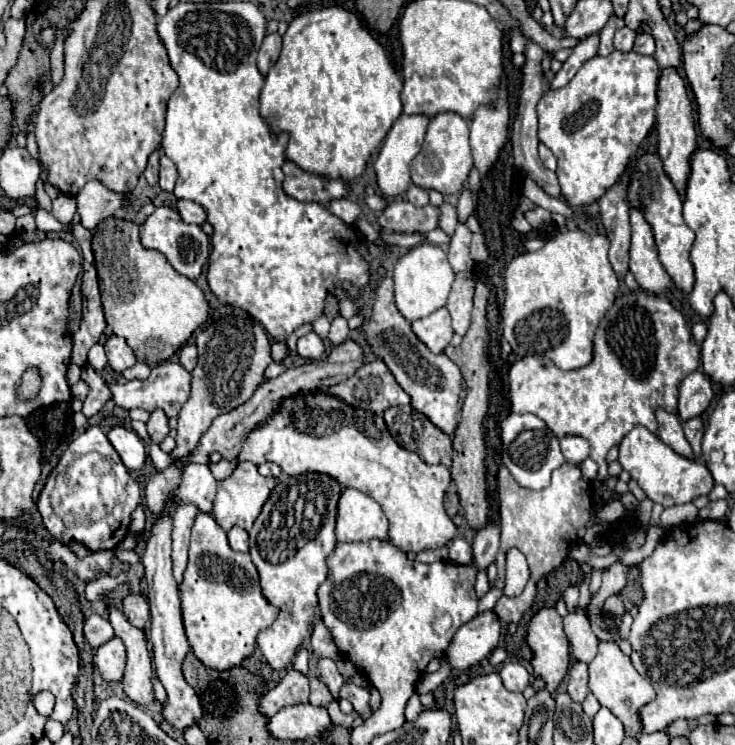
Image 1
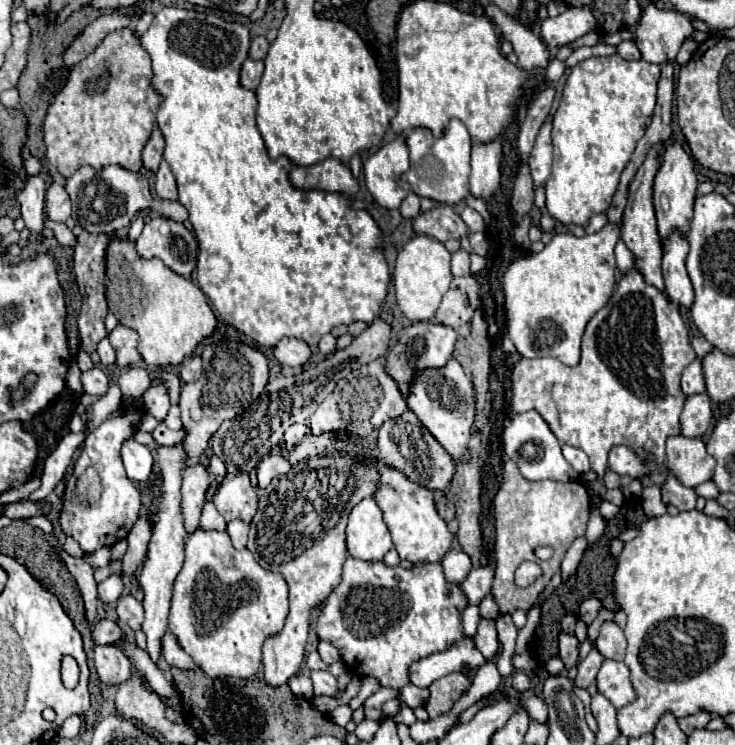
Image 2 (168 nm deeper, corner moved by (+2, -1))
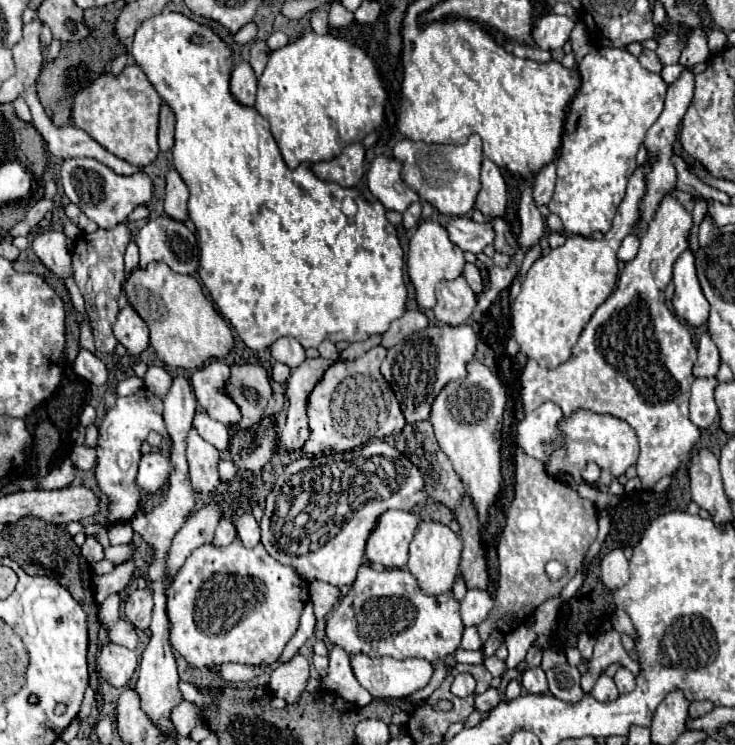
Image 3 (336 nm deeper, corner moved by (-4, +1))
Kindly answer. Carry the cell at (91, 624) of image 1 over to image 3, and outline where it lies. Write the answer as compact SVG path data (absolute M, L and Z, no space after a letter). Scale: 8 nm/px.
M118 619L114 623L114 627L110 629L110 641L118 643L118 645L124 645L128 649L136 649L138 635L136 635L134 625L130 621L126 621L126 619Z

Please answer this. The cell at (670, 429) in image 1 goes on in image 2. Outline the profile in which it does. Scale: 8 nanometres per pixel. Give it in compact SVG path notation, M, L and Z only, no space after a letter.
M684 435L670 437L666 441L666 463L674 477L684 487L698 487L714 475L716 461L708 455L702 439L688 439Z

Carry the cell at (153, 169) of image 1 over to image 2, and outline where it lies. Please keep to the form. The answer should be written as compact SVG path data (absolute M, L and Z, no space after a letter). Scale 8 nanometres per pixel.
M156 127L144 147L144 153L142 153L144 167L150 171L158 171L158 165L162 161L162 153L164 153L164 135L162 135L160 127Z

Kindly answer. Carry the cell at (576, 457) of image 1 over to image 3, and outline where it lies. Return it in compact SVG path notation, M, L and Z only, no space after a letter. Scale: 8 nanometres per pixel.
M590 461L590 463L584 467L584 471L582 471L582 479L584 479L586 483L594 485L594 483L598 481L598 477L600 477L600 467L598 467L594 461Z

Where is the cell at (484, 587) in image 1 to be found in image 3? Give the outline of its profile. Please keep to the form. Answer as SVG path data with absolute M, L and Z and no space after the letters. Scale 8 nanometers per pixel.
M472 625L472 627L466 627L464 629L464 635L462 635L462 649L480 649L482 645L482 639L480 639L480 633L478 633L478 627Z

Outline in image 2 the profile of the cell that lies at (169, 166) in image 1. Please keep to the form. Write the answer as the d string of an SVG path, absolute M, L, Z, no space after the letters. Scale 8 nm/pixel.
M166 161L160 163L160 169L156 171L156 183L154 183L154 189L158 193L160 199L170 199L174 201L178 197L178 191L176 191L176 179L168 167Z

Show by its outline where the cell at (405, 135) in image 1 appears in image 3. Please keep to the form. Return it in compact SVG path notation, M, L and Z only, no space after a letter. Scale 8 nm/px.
M380 155L370 163L366 177L372 195L386 209L394 209L402 213L410 203L418 201L418 195L402 181L400 171L402 171L402 163L398 159Z

